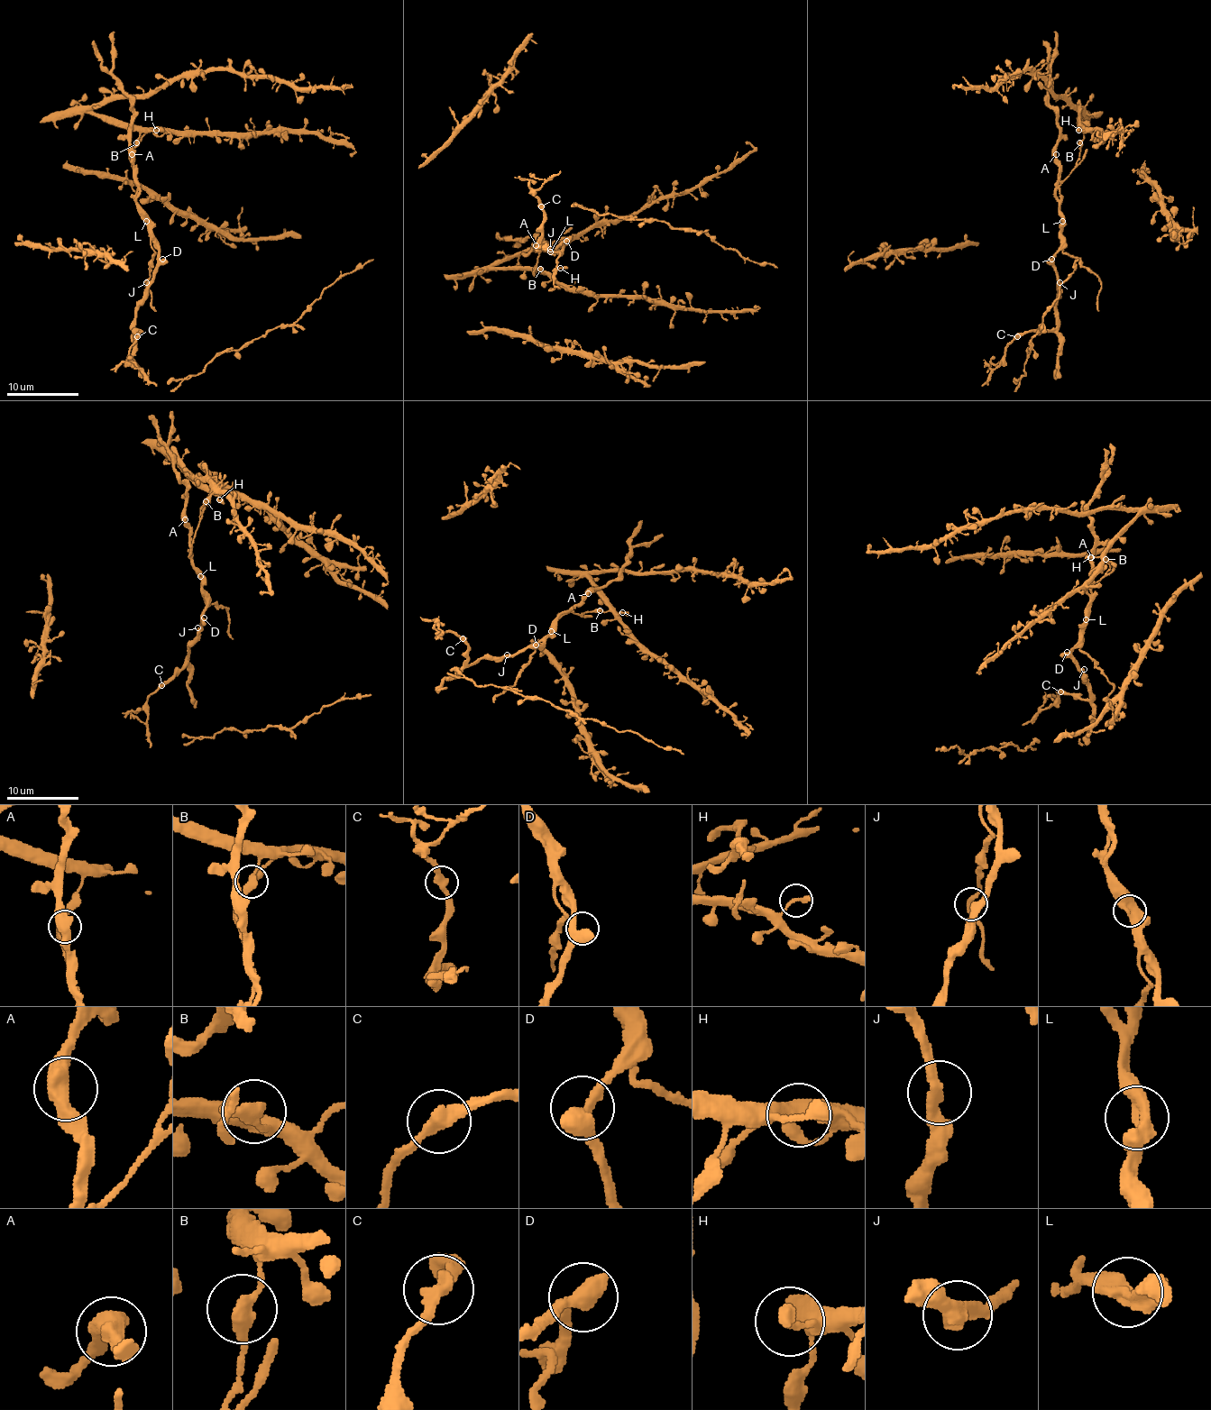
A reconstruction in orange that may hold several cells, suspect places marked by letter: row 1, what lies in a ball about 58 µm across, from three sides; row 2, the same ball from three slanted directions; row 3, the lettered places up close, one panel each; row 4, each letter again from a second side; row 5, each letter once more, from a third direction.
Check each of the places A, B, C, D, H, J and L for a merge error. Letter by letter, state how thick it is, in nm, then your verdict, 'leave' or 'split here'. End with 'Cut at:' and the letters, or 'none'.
A: 550 nm thick; leave
B: 380 nm thick; split here
C: 360 nm thick; leave
D: 480 nm thick; leave
H: 400 nm thick; leave
J: 320 nm thick; leave
L: 500 nm thick; split here
Cut at: B, L

